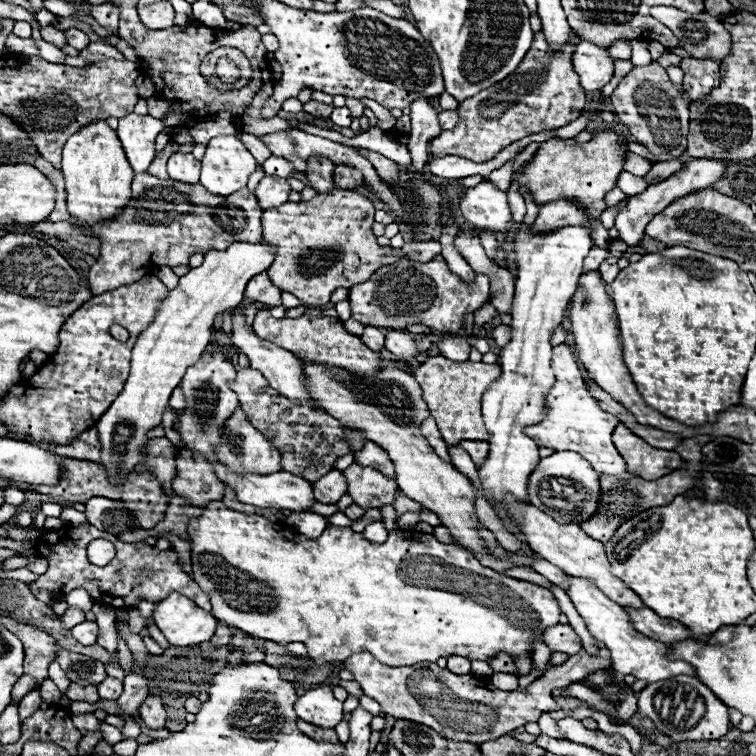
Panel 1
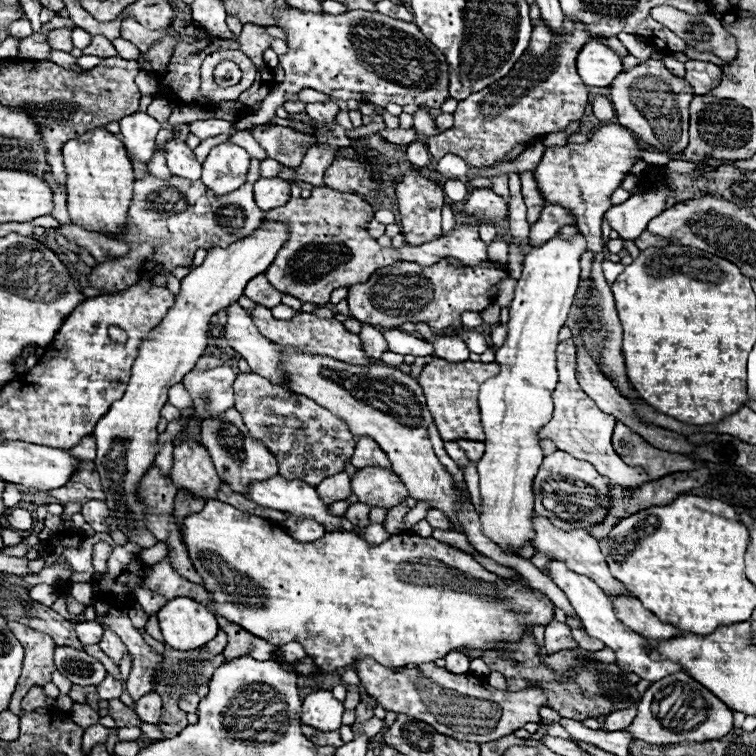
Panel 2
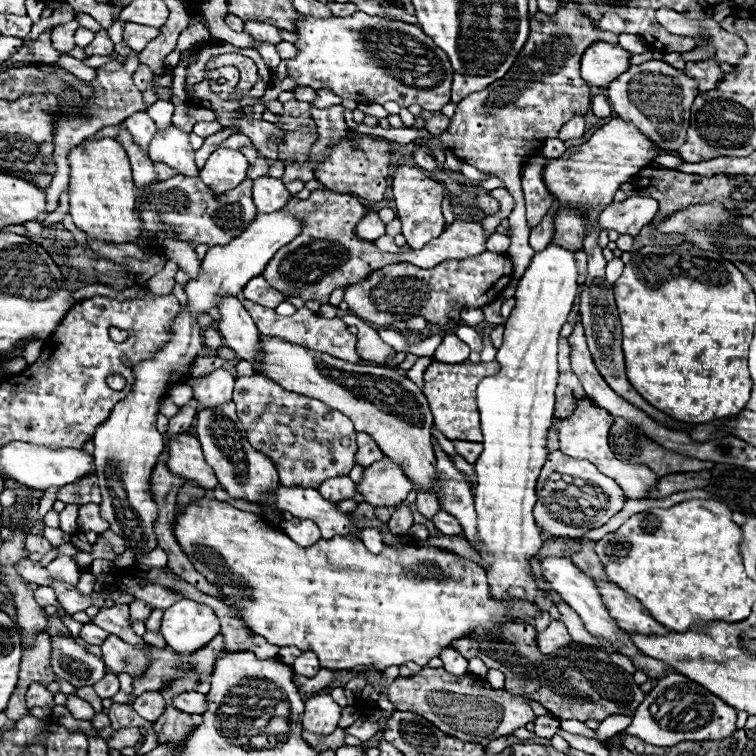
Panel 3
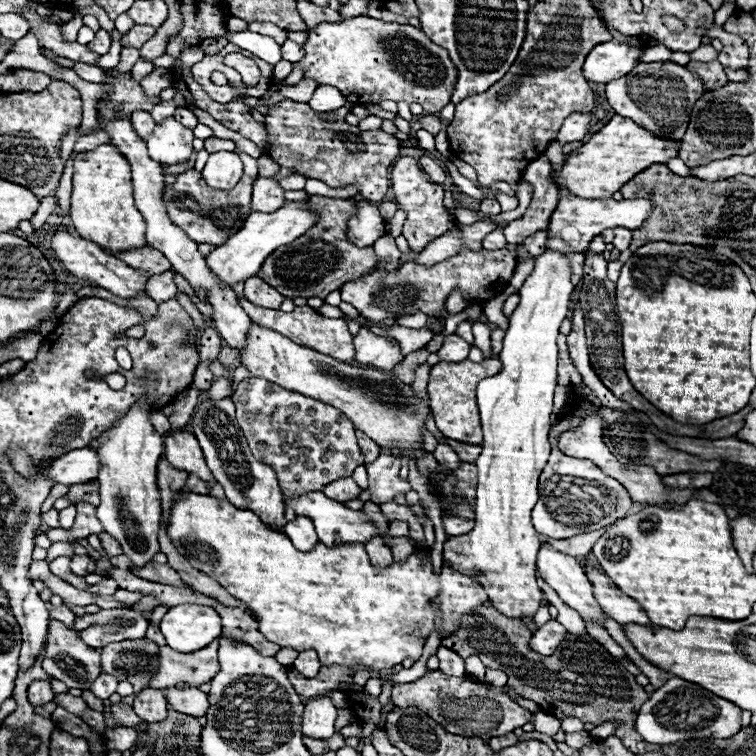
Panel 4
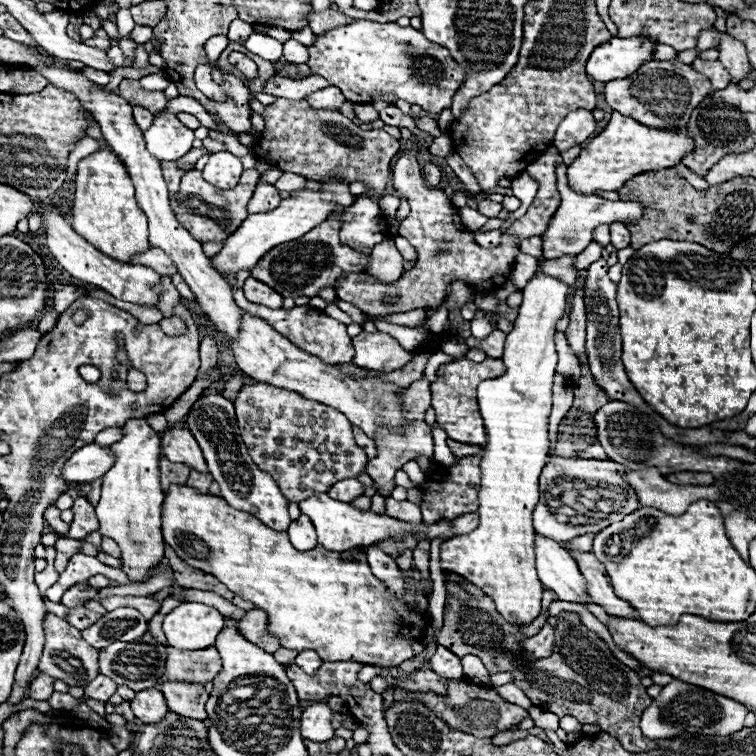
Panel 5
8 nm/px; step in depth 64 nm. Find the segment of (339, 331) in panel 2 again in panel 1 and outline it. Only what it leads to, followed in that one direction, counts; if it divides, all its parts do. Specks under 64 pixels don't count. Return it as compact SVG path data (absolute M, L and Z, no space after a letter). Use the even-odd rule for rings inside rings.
M260 310L254 318L254 332L258 334L258 338L294 352L300 360L310 362L310 364L322 364L326 368L336 366L336 368L344 368L348 372L364 374L364 376L374 376L382 368L380 354L364 346L360 336L350 334L338 318L300 316L300 318L274 320L268 310Z

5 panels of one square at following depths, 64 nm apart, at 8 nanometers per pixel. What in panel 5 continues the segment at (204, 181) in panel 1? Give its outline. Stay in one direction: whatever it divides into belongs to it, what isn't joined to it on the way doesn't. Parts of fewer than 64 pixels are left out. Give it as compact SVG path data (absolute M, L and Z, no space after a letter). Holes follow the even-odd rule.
M216 152L210 154L208 164L204 166L204 180L216 188L230 190L238 184L242 174L242 162L230 152Z

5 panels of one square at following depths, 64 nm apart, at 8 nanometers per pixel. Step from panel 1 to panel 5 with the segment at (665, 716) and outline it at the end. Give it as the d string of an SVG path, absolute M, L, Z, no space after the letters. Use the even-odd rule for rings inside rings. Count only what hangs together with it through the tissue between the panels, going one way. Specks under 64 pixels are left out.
M672 680L662 688L662 692L652 698L652 704L644 710L640 718L640 730L650 740L672 740L684 732L706 734L706 736L730 736L744 728L744 716L750 708L738 704L736 700L726 700L706 688L686 684L682 680Z

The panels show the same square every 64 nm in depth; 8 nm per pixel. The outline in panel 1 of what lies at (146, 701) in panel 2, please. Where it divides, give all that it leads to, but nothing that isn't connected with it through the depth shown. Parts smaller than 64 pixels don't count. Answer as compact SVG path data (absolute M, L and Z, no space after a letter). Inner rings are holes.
M148 696L140 706L140 718L150 730L166 728L166 710L158 696Z

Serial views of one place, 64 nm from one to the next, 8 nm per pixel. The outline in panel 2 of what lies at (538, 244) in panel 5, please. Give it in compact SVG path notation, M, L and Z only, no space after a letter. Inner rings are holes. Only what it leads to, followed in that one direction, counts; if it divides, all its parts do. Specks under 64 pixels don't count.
M548 204L542 210L538 222L530 226L530 244L540 244L542 240L550 240L550 236L556 236L558 230L568 224L576 224L576 216L560 204Z

